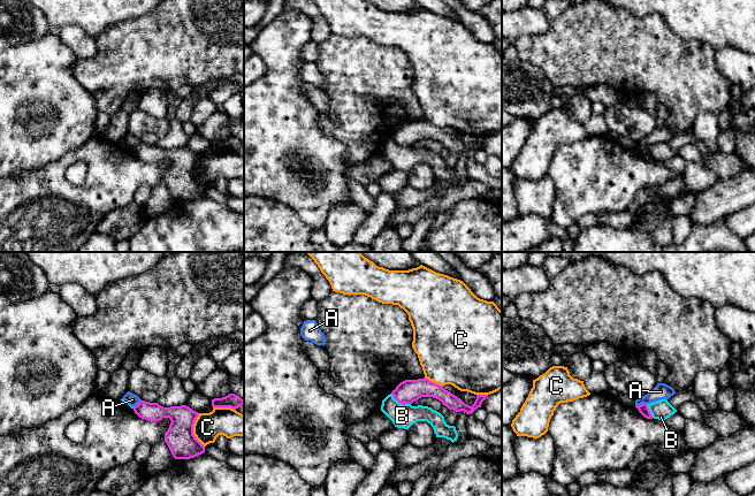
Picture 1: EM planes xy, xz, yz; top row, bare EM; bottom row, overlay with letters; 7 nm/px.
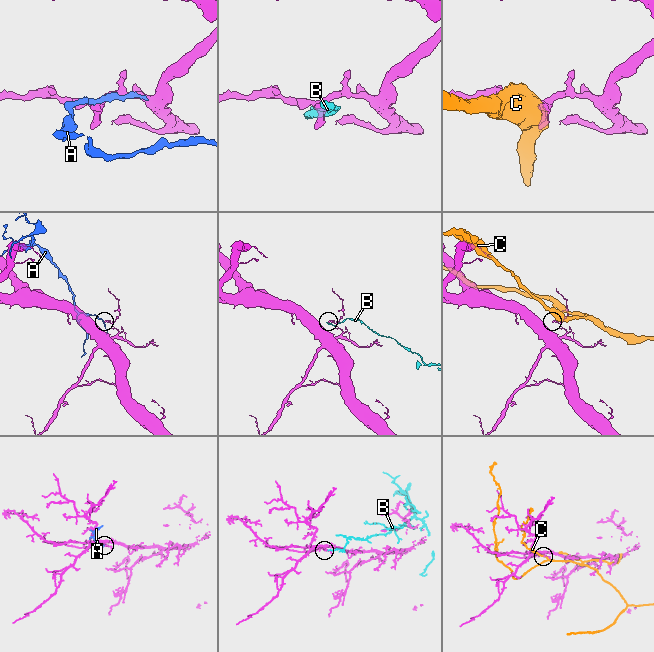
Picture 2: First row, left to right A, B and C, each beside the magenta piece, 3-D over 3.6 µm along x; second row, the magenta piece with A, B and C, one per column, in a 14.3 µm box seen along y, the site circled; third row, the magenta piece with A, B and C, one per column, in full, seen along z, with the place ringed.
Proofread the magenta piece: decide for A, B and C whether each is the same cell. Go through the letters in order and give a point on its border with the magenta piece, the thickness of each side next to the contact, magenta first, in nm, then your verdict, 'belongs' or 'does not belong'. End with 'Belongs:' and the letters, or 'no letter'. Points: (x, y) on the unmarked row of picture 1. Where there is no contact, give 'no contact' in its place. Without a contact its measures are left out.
A: yz (641, 146) | 70/110 nm | does not belong
B: xz (401, 145) | 160/160 nm | does not belong
C: xy (192, 173) | 200/200 nm | does not belong
Belongs: no letter

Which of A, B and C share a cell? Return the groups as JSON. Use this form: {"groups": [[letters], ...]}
{"groups": [["A"], ["B"], ["C"]]}

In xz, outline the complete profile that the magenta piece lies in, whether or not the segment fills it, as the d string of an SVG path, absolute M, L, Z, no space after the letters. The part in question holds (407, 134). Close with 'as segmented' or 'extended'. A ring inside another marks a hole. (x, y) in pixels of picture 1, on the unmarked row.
M428 121L405 122L401 124L391 137L399 146L412 146L421 139L433 139L438 142L449 152L456 154L464 153L466 157L473 155L478 150L481 150L487 137L476 137L476 142L472 148L465 146L460 140L445 132Z; as segmented

